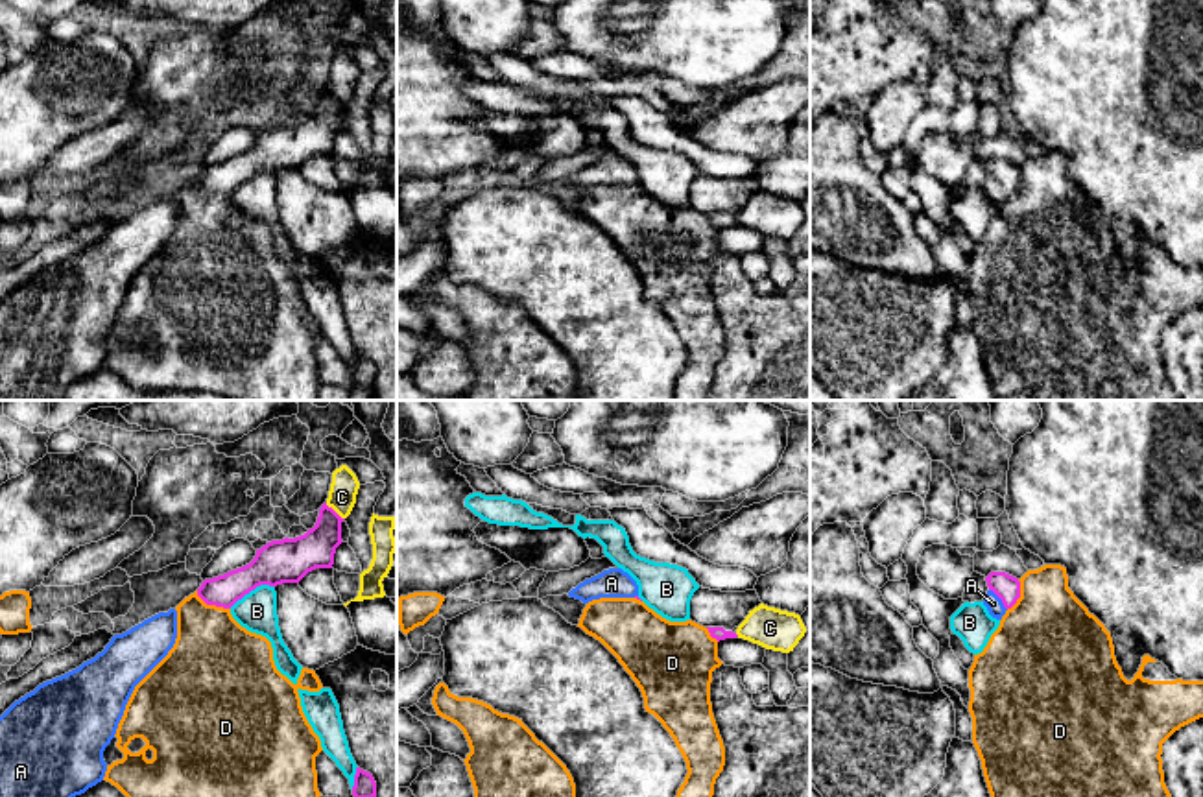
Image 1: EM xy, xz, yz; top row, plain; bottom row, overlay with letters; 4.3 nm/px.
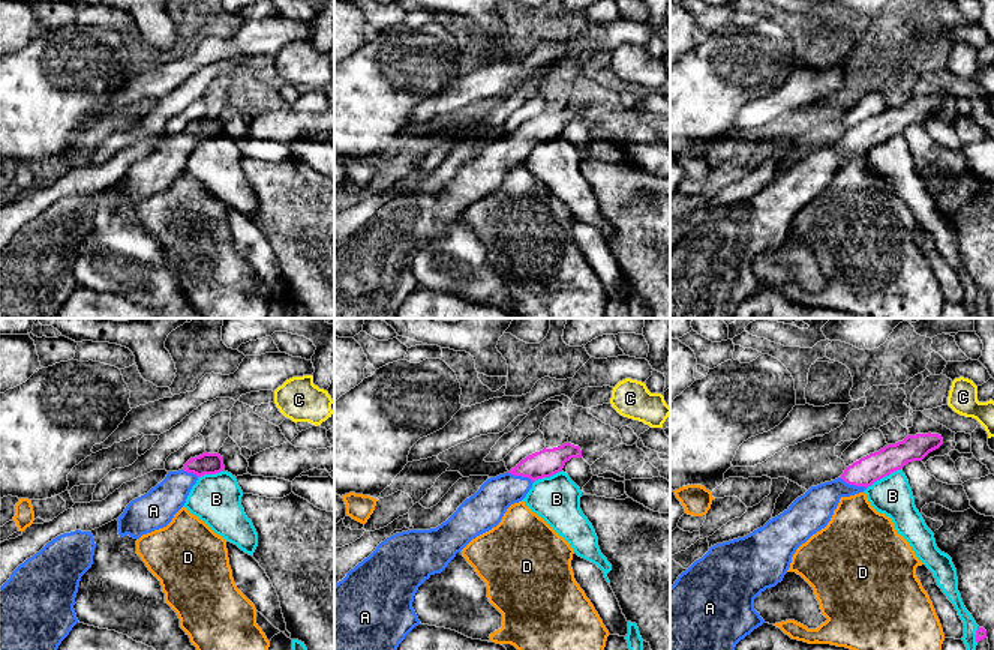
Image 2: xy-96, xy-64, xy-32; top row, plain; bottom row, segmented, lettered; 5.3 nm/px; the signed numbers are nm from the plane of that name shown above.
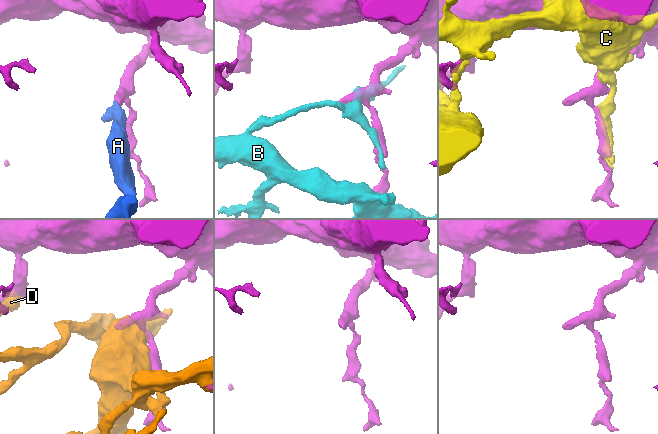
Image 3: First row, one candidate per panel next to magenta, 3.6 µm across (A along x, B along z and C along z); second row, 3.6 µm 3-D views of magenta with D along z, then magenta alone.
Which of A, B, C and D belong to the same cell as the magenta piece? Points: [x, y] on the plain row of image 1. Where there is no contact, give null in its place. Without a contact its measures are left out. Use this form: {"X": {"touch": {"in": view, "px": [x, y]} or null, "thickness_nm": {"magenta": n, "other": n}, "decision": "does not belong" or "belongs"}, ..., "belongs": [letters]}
{"A": {"touch": {"in": "yz", "px": [1000, 185]}, "thickness_nm": {"magenta": 110, "other": 70}, "decision": "belongs"}, "B": {"touch": {"in": "xy", "px": [251, 176]}, "thickness_nm": {"magenta": 190, "other": 180}, "decision": "does not belong"}, "C": {"touch": {"in": "xy", "px": [333, 96]}, "thickness_nm": {"magenta": 170, "other": 130}, "decision": "does not belong"}, "D": {"touch": {"in": "xy", "px": [213, 190]}, "thickness_nm": {"magenta": 140, "other": 380}, "decision": "does not belong"}, "belongs": ["A"]}

